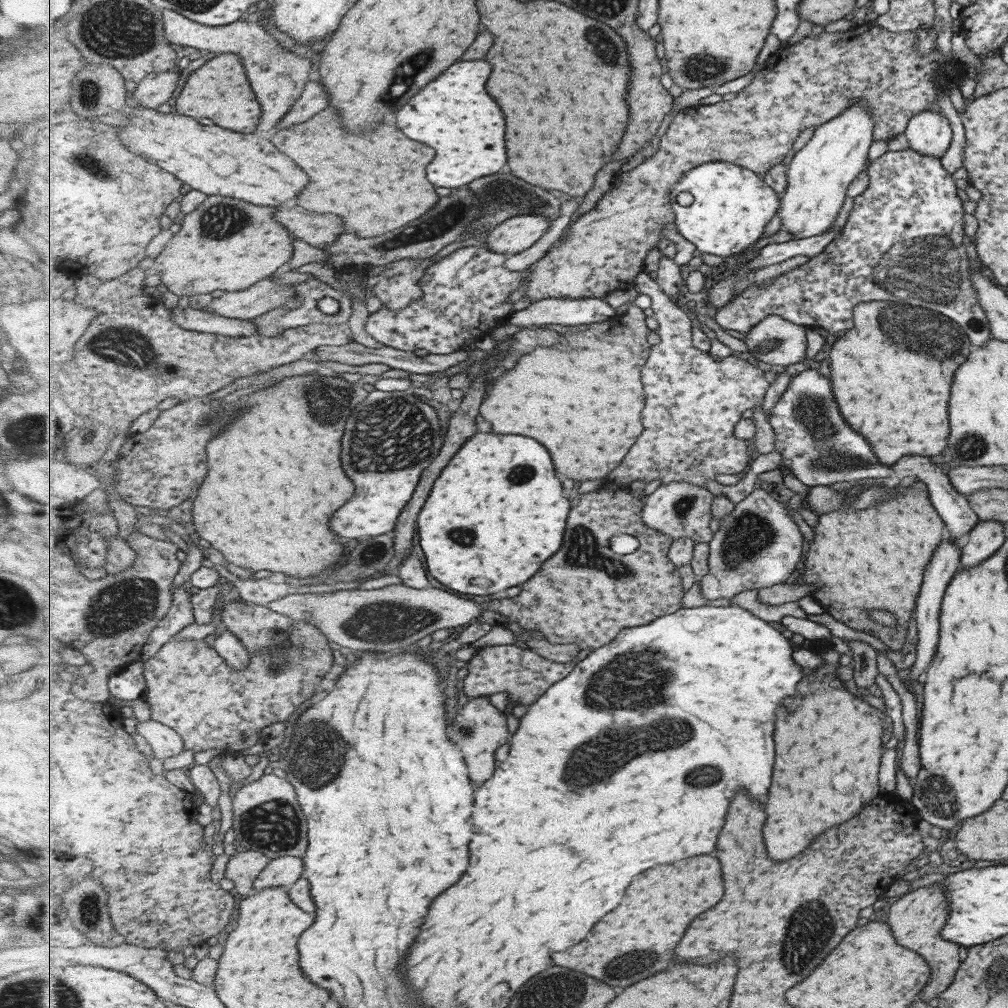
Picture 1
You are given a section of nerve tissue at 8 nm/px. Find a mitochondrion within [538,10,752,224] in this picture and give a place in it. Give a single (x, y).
(700, 66)

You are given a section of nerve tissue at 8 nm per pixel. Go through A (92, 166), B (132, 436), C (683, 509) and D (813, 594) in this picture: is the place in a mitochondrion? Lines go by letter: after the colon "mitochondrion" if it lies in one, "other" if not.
A: mitochondrion
B: other
C: mitochondrion
D: other

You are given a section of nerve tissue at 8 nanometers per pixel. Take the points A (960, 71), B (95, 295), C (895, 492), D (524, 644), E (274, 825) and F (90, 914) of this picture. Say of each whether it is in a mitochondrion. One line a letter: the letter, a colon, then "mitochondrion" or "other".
A: other
B: other
C: other
D: other
E: mitochondrion
F: mitochondrion

